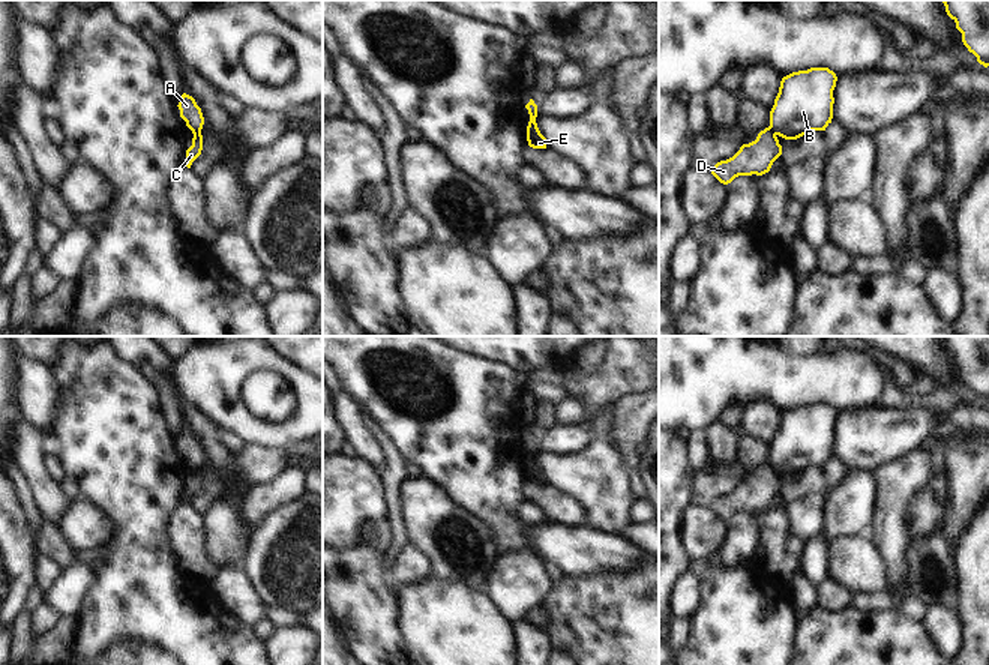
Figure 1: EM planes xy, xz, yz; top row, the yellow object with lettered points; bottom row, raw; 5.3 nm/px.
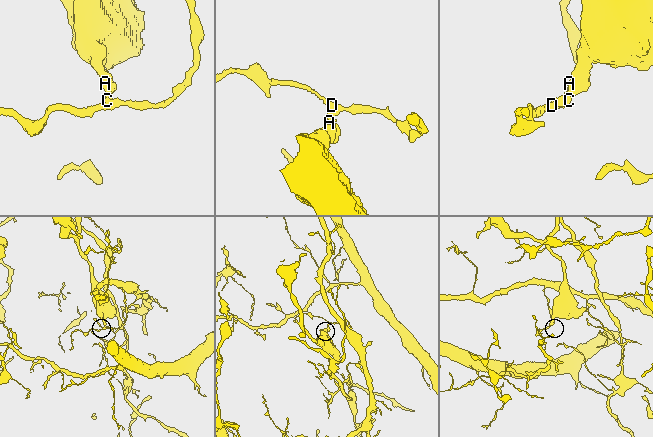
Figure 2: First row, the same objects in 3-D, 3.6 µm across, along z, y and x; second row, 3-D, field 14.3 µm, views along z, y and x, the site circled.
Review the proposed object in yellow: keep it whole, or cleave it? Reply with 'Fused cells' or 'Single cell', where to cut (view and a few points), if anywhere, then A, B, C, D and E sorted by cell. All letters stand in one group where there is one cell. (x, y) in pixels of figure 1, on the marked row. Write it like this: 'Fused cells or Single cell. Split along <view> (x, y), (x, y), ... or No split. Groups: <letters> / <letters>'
Fused cells. Split along yz (769, 126), (776, 134). Groups: A B E / C D.

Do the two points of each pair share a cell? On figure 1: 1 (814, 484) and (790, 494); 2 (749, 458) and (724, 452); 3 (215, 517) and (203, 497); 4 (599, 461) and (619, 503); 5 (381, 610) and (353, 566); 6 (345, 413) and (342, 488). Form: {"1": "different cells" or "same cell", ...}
{"1": "same cell", "2": "different cells", "3": "different cells", "4": "same cell", "5": "same cell", "6": "different cells"}

